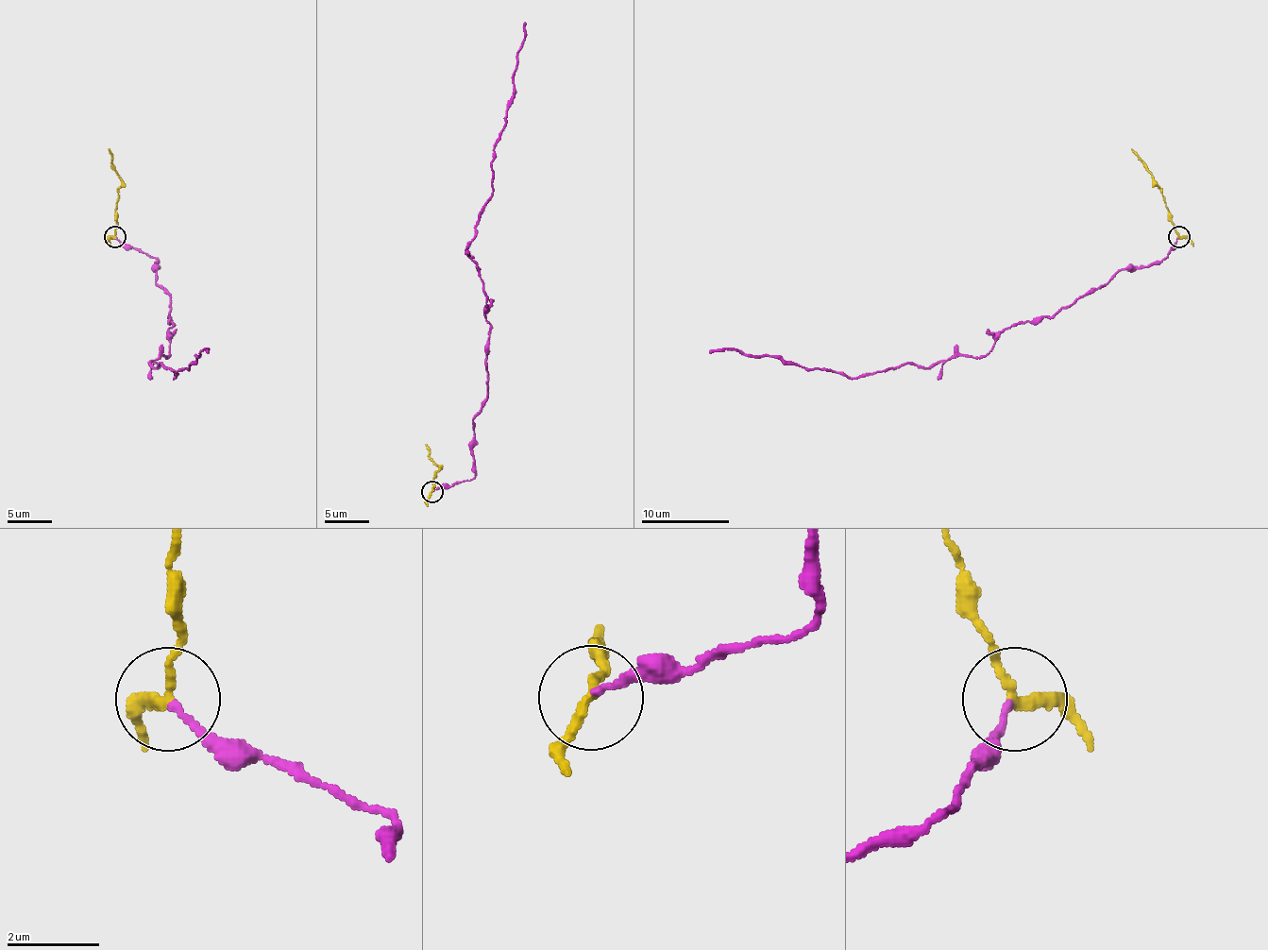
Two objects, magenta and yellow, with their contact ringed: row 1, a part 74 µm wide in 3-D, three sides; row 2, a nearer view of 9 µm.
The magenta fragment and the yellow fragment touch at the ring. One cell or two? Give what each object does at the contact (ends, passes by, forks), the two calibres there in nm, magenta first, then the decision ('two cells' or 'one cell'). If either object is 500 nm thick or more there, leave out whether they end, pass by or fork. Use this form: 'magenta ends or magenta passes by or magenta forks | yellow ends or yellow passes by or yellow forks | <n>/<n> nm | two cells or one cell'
magenta ends | yellow passes by | 140/200 nm | two cells

